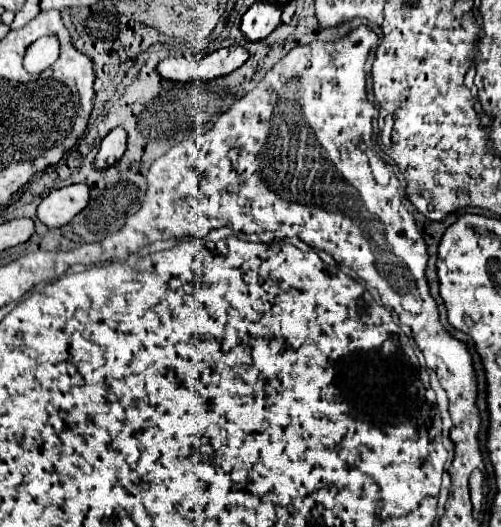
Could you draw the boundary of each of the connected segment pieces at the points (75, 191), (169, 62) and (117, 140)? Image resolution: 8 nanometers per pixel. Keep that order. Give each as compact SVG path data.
M72 184L52 190L38 206L38 220L48 228L62 228L88 204L88 186Z
M220 48L204 58L196 56L170 56L164 58L156 72L164 80L174 82L188 82L188 80L214 80L218 76L226 76L238 66L242 66L248 58L248 52L244 48Z
M114 128L108 136L102 138L100 150L94 158L94 168L104 170L112 166L122 156L124 150L126 150L126 132L122 128Z

